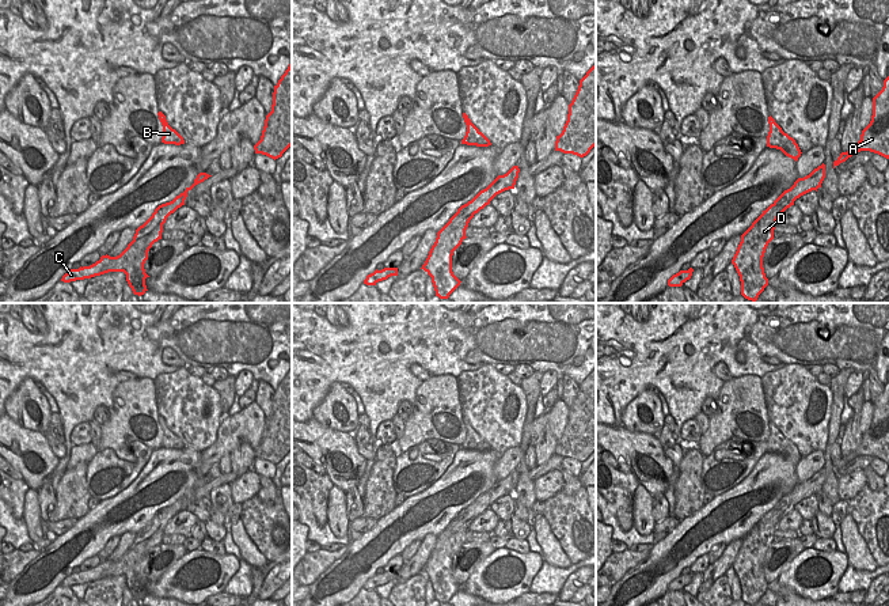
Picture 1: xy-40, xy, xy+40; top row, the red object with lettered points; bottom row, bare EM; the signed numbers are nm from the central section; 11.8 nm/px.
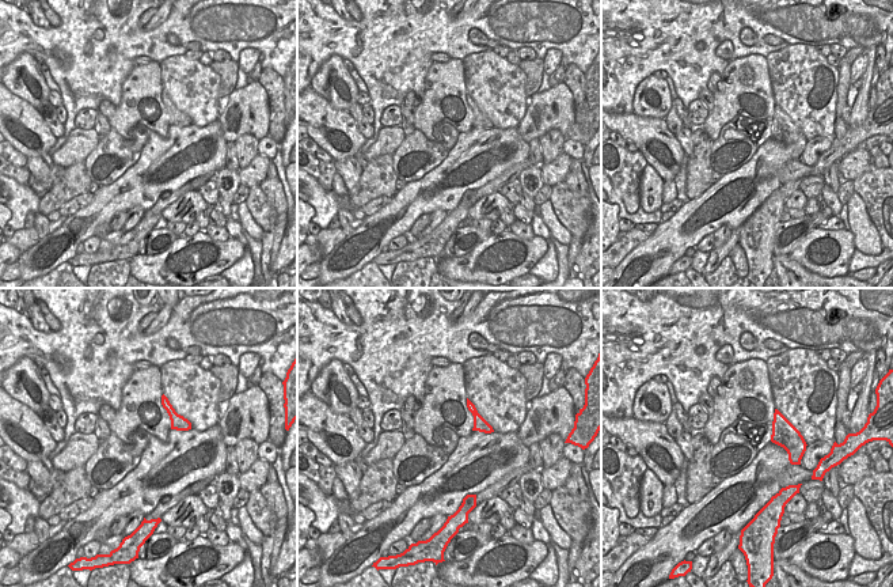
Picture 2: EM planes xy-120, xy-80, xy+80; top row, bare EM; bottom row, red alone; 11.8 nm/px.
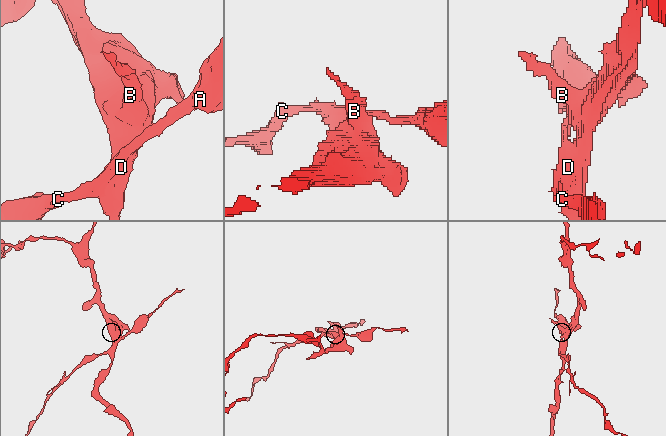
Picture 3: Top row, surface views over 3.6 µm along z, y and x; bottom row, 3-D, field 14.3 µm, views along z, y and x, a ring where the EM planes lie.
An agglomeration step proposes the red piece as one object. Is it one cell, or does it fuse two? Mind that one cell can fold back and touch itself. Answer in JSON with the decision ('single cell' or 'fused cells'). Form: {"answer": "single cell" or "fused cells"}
{"answer": "fused cells"}

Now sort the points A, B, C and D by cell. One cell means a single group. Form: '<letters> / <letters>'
A B D / C

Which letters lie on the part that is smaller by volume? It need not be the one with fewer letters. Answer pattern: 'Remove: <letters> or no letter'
Remove: C

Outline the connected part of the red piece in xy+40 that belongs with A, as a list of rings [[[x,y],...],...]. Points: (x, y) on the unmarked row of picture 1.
[[[889,380],[882,394],[873,402],[873,420],[870,428],[862,435],[858,448],[841,457],[833,466],[833,473],[860,455],[870,455],[889,463]]]

